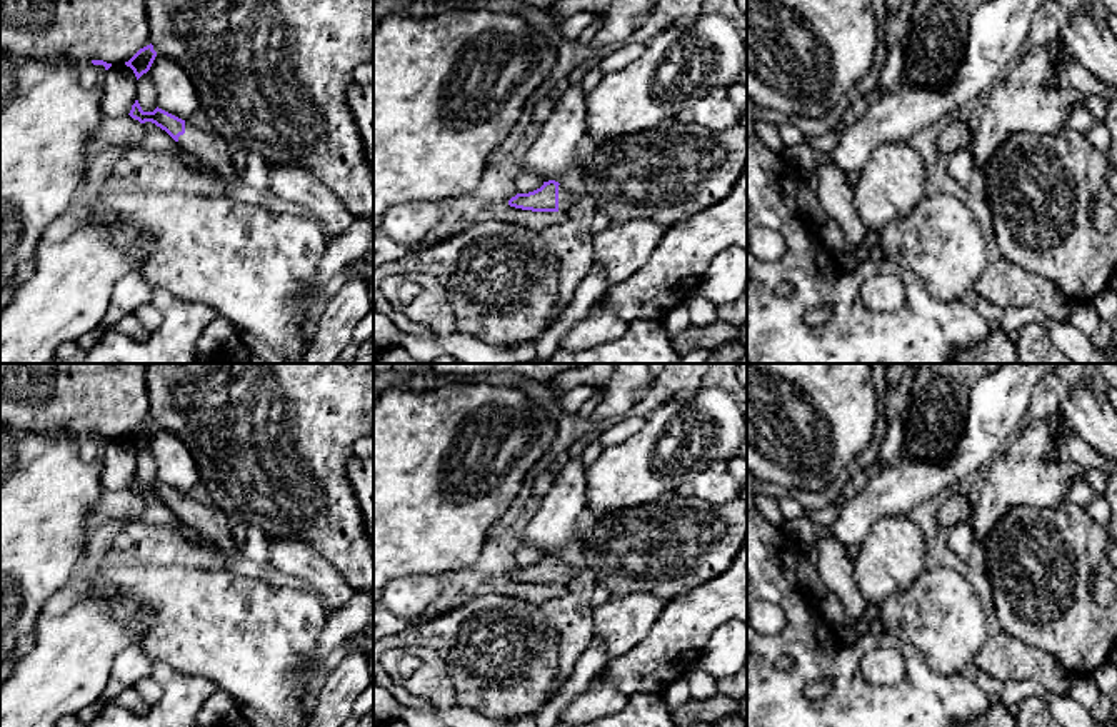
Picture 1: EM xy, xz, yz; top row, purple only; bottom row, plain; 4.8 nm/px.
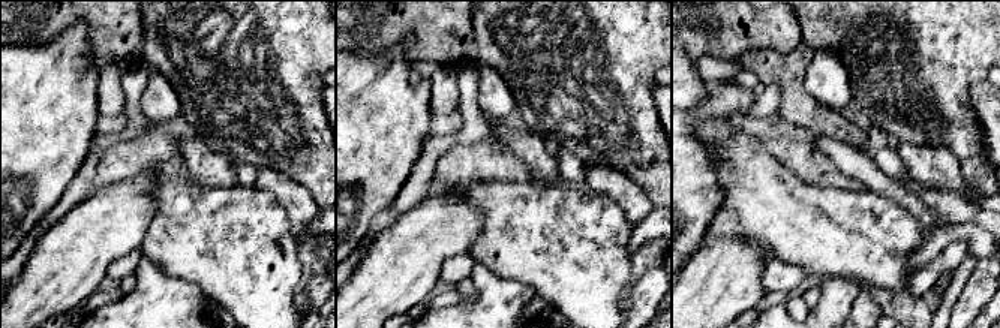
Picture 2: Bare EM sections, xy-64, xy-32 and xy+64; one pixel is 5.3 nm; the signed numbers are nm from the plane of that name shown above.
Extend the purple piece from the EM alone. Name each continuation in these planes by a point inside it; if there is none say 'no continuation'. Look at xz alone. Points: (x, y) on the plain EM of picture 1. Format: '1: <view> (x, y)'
1: xz (566, 572)

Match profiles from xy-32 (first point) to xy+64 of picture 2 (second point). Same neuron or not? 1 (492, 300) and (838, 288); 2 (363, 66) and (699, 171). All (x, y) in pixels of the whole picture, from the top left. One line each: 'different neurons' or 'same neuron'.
1: same neuron
2: same neuron

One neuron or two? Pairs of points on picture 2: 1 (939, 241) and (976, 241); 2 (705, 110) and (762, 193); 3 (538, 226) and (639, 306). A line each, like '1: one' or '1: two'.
1: one
2: two
3: two

